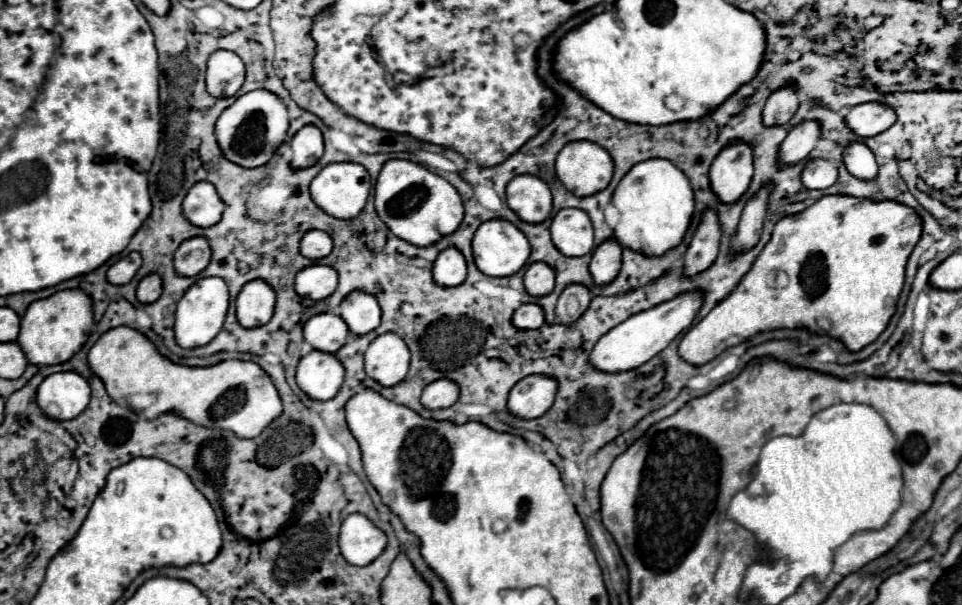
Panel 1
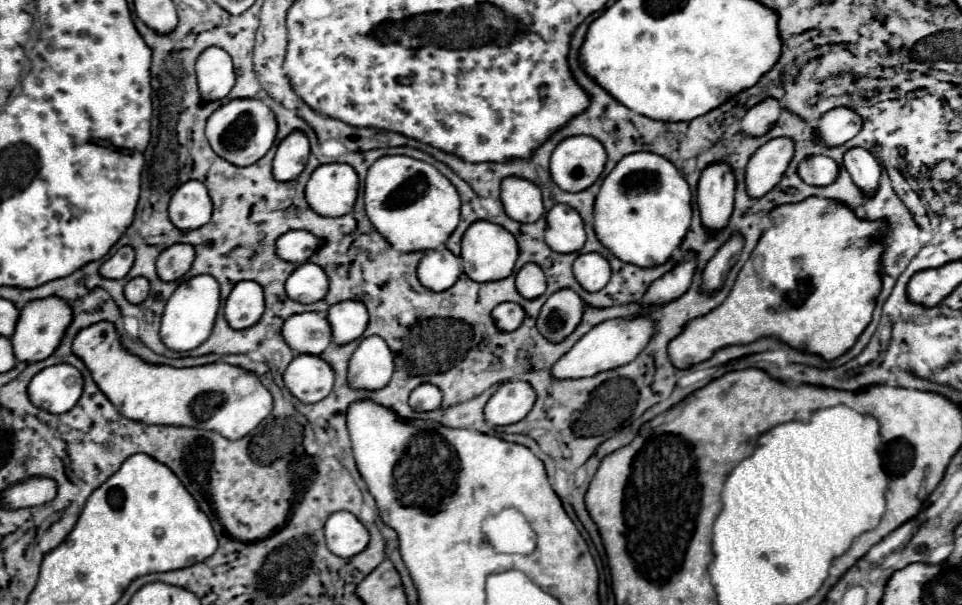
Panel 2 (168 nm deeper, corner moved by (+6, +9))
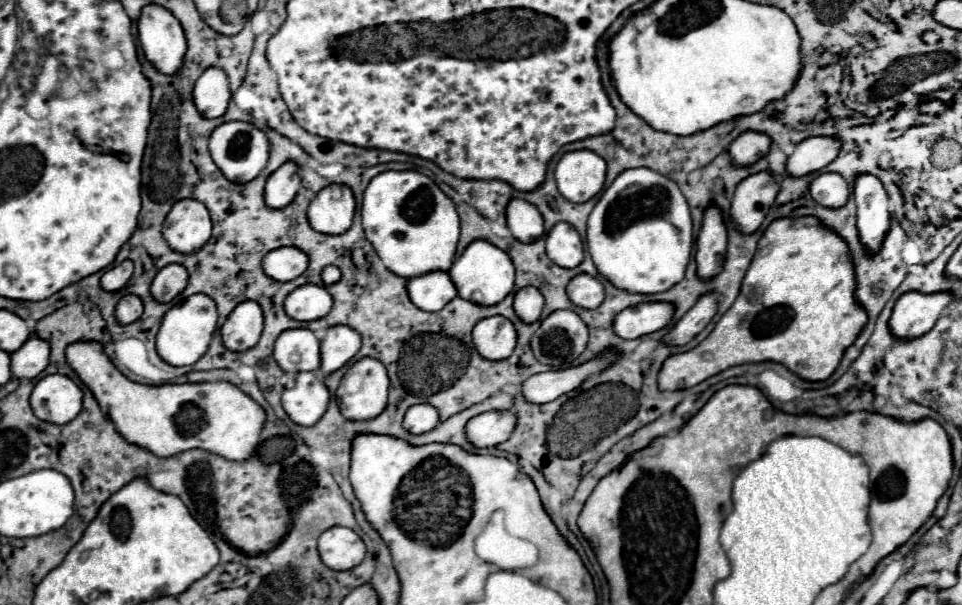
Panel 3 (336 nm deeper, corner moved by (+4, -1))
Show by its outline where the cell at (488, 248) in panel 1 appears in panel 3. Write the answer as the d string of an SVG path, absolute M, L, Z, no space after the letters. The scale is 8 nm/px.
M475 240L465 248L465 252L457 258L457 262L453 262L449 270L449 278L455 284L459 298L475 302L479 306L485 306L485 304L491 306L491 304L499 304L513 290L515 268L511 258L503 250L499 250L497 246L485 240Z

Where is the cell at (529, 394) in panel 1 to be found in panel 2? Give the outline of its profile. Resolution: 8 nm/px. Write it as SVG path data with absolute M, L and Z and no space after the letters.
M511 380L497 388L485 406L485 420L493 426L507 426L517 420L523 420L533 404L537 394L529 382Z

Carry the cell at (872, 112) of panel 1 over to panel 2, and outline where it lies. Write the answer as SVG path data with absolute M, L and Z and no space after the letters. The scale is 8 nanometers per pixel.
M845 106L833 108L817 120L817 140L825 146L841 146L863 128L863 118Z

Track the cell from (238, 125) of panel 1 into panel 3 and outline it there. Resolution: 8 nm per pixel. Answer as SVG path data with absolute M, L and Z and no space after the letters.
M225 122L213 130L209 140L209 152L227 180L235 184L247 184L265 168L269 158L269 142L265 134L249 122Z

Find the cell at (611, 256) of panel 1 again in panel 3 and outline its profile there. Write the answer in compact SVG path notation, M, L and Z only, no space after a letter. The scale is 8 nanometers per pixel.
M579 274L567 284L567 296L575 306L593 310L603 302L605 290L597 278L589 274Z

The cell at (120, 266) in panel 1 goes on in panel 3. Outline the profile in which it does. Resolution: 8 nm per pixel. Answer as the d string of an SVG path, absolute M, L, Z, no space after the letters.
M123 260L121 264L109 268L101 276L101 288L107 290L107 292L117 292L117 290L121 290L127 284L131 274L133 274L133 262L131 260Z

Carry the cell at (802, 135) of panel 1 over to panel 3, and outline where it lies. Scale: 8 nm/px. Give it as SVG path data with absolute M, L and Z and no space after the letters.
M753 174L739 182L731 200L731 222L741 234L753 234L771 208L779 182L773 174Z

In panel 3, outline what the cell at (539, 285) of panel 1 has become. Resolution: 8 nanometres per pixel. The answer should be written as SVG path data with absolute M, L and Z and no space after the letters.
M527 286L523 290L519 290L515 294L515 304L513 304L513 310L515 314L519 316L521 322L525 324L531 324L531 322L537 322L539 316L541 316L541 310L543 310L543 296L539 294L539 290L535 290L533 286Z

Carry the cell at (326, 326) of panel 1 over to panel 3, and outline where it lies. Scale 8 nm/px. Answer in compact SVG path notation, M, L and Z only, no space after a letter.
M307 328L285 330L275 340L273 356L283 372L303 372L317 370L321 364L319 340Z

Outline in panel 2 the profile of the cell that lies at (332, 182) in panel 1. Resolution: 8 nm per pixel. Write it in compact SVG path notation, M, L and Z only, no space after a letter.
M321 164L313 170L305 198L309 206L321 216L343 216L355 206L359 190L359 176L349 164Z

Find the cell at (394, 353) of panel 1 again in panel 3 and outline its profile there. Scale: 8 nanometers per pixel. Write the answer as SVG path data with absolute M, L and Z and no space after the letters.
M375 358L355 362L343 376L335 396L345 418L361 422L377 418L387 406L389 378L385 366Z

